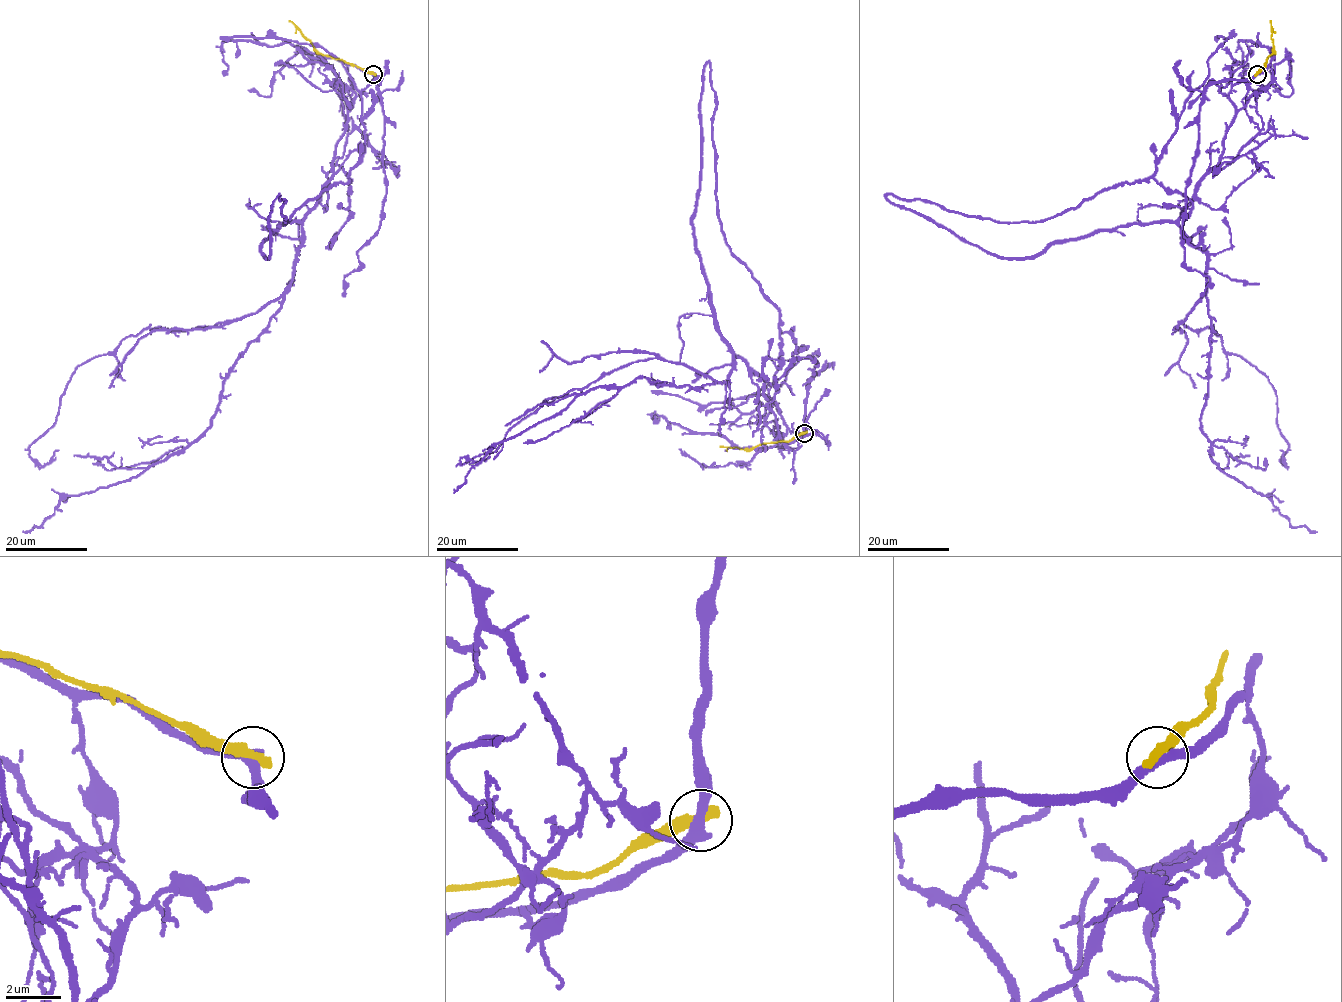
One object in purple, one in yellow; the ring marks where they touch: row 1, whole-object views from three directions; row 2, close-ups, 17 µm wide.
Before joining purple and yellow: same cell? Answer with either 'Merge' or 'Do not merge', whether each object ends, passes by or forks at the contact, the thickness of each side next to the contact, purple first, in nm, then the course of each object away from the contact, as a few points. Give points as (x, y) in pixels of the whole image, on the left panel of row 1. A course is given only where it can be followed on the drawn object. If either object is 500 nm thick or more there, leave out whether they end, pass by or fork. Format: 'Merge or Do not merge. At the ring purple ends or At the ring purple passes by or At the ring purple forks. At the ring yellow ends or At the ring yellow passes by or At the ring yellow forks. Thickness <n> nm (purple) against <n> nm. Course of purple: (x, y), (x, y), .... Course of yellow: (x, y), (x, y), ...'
Do not merge. At the ring purple passes by. At the ring yellow ends. Thickness 360 nm (purple) against 480 nm. Course of purple: (374, 73), (266, 258), (361, 94), (220, 39). Course of yellow: (374, 73), (319, 53), (289, 20)

